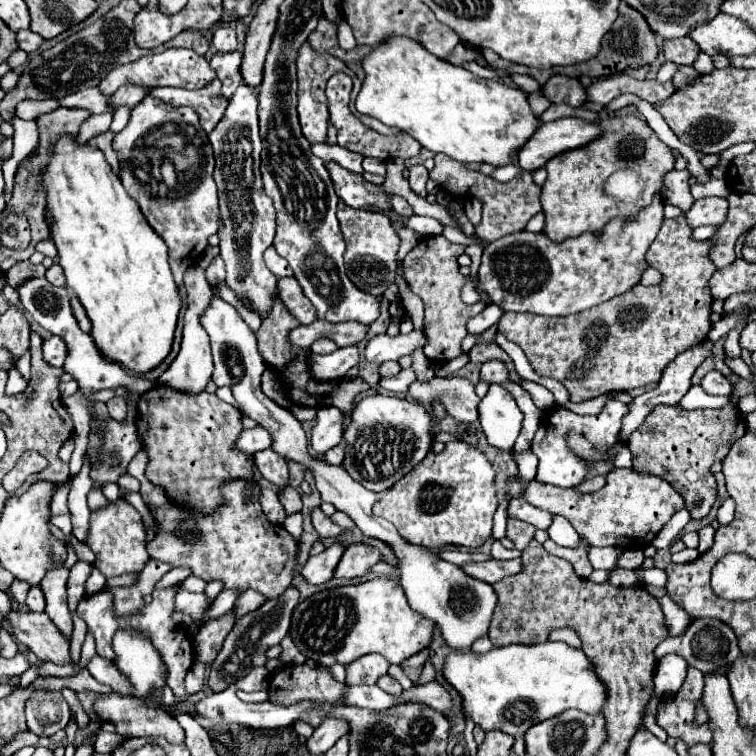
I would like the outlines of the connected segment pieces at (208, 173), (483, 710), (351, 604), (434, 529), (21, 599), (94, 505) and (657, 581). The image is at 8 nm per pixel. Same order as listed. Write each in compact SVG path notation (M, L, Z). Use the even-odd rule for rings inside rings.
M145 96L145 98L133 108L131 120L129 120L129 124L125 126L125 130L121 130L121 132L115 136L113 148L117 150L117 156L119 156L119 160L121 160L119 178L121 178L123 186L125 186L125 190L127 190L127 194L139 204L139 208L141 208L145 220L149 222L149 226L165 240L165 244L167 244L167 248L169 248L169 264L171 264L173 278L175 278L177 286L181 286L181 284L183 284L183 274L185 274L185 270L189 268L189 264L195 264L195 262L199 260L201 252L203 252L205 246L207 246L207 238L219 230L217 186L215 186L215 180L213 180L213 160L211 160L211 154L205 156L207 162L205 162L203 166L197 166L197 164L195 164L193 184L185 184L185 182L181 180L179 186L167 186L167 184L163 182L163 178L153 176L153 172L151 172L153 164L151 164L151 160L149 160L149 152L151 152L149 148L153 148L153 146L147 146L147 144L145 144L145 138L147 138L147 134L151 134L151 132L155 132L157 128L161 128L163 122L175 122L175 124L179 124L179 126L201 128L199 116L197 116L197 112L195 112L193 108L175 108L175 106L165 104L165 102L159 100L159 98Z
M545 642L537 646L513 644L513 646L493 648L485 654L475 654L471 650L451 652L445 658L443 676L459 692L465 718L471 718L485 732L501 730L515 738L523 736L527 728L531 728L533 724L547 720L549 716L557 716L559 712L565 712L565 708L577 708L587 714L597 714L601 712L601 704L605 700L605 688L597 680L591 660L585 656L585 652L569 648L567 644L561 642Z
M381 576L357 586L323 590L303 600L293 612L289 634L293 636L297 648L317 664L347 666L373 652L385 656L391 664L401 664L403 660L429 648L433 630L435 624L419 612L413 612L407 604L397 580Z
M449 442L445 444L443 452L439 454L429 452L429 456L421 464L417 464L413 472L403 476L397 482L397 488L391 488L373 506L373 514L393 522L401 532L401 536L411 544L421 544L425 548L437 548L437 550L451 544L479 548L491 536L493 514L497 510L497 504L499 502L495 496L495 470L483 456L483 452L467 442Z
M15 580L15 582L11 584L11 594L15 596L15 600L17 600L18 604L25 604L29 588L31 588L31 586L29 586L27 582L23 582L23 580Z
M93 488L87 496L87 502L89 502L89 510L95 512L95 510L101 510L107 506L107 498L103 496L103 492L99 492L99 488Z
M637 568L635 572L637 572L645 582L649 582L649 584L653 584L653 586L663 586L663 588L665 588L665 584L667 584L667 574L665 574L663 570L659 570L659 568L649 568L649 570Z

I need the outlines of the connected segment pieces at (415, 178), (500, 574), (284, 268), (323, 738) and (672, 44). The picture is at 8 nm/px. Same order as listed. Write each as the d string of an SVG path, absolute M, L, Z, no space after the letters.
M417 164L417 166L411 166L409 168L409 186L411 190L421 196L421 198L427 198L427 190L425 190L425 184L427 184L427 178L429 178L429 172L425 170L423 164Z
M521 558L517 560L485 560L485 562L477 562L477 564L467 564L463 566L465 572L477 580L485 580L489 584L495 584L497 580L503 580L507 576L513 576L517 572L523 570L523 562Z
M267 248L267 250L265 250L265 264L267 264L267 268L269 268L277 278L293 276L291 266L289 266L273 248Z
M325 718L313 732L313 736L307 740L307 748L311 754L325 754L341 736L349 732L349 722L339 718Z
M689 36L677 38L677 40L667 40L665 48L663 48L663 54L667 60L671 60L675 64L685 64L685 66L693 66L699 52L701 52L701 48Z

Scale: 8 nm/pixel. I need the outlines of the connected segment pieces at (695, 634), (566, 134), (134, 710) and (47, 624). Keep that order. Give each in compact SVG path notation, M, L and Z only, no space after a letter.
M713 618L693 620L685 636L663 640L655 648L655 658L661 660L669 652L679 652L681 644L693 644L693 668L705 674L731 664L741 654L733 630L725 622Z
M569 116L569 118L559 118L555 122L549 122L549 124L541 124L539 130L529 138L529 142L521 148L519 152L519 165L507 165L504 167L498 167L490 176L499 182L509 182L522 170L527 172L535 172L539 168L543 168L553 156L561 154L561 152L567 152L567 150L575 150L575 148L583 148L587 146L589 142L597 140L599 136L603 136L603 130L597 122L587 122L587 120L581 120L581 118L575 118L575 116Z
M117 692L101 694L95 700L93 710L95 710L95 714L101 722L115 724L117 734L121 734L123 738L131 738L131 736L145 736L145 738L153 736L153 738L157 738L157 736L163 736L171 744L177 744L177 742L183 740L183 728L179 726L179 722L165 708L159 708L159 706L155 708L153 704L147 704L147 702L137 700L133 696L125 696L125 694L117 694Z
M11 610L7 620L13 626L13 636L17 642L25 644L39 660L49 660L55 664L69 664L69 642L57 626L49 620L45 612L15 612Z

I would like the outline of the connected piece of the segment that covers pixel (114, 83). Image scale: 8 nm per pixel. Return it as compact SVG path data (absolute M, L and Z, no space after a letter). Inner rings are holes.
M169 48L161 54L149 54L149 56L137 60L133 64L113 68L113 72L109 72L109 76L105 80L101 80L99 88L101 88L101 92L107 92L107 96L111 96L113 92L117 92L119 86L129 84L129 82L151 86L151 88L155 88L155 86L177 86L177 88L187 88L187 90L199 90L215 78L217 78L215 70L197 52L187 50L187 48Z

